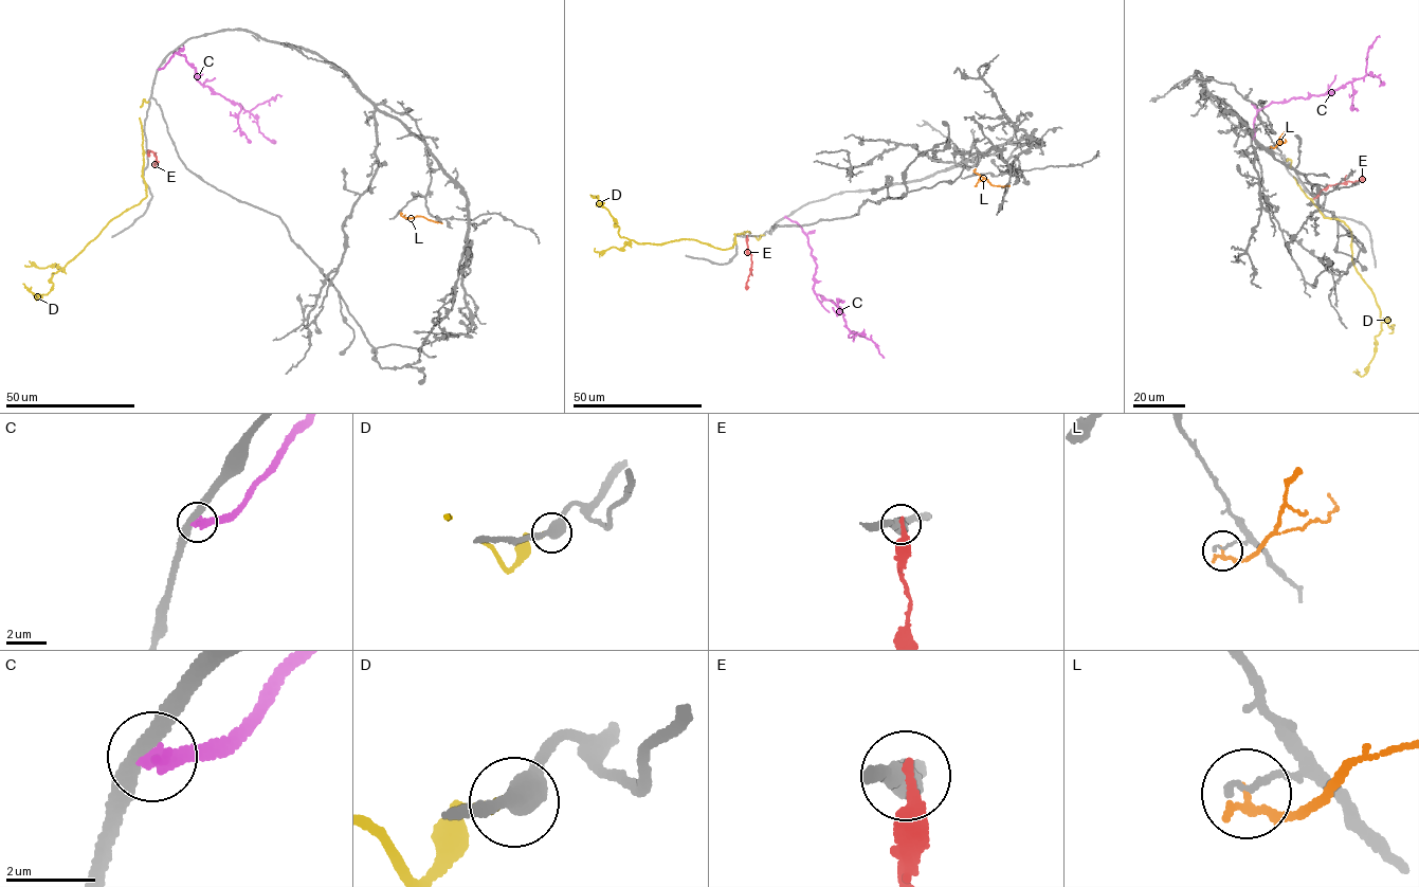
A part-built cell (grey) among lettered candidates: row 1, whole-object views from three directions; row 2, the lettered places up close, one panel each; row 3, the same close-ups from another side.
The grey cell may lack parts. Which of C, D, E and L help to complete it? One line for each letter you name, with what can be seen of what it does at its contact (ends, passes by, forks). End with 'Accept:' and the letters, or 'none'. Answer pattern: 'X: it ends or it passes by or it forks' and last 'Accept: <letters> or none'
Accept: none

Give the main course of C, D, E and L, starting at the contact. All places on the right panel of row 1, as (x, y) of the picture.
C: (1254, 138), (1254, 119), (1258, 111), (1272, 103), (1331, 92), (1369, 74), (1379, 77), (1382, 84), (1379, 87)
D: (1287, 160), (1320, 213), (1350, 232), (1352, 263), (1379, 308), (1375, 355), (1363, 376), (1353, 372)
E: (1314, 198), (1328, 185), (1364, 178)
L: (1271, 146), (1277, 144), (1287, 127)

